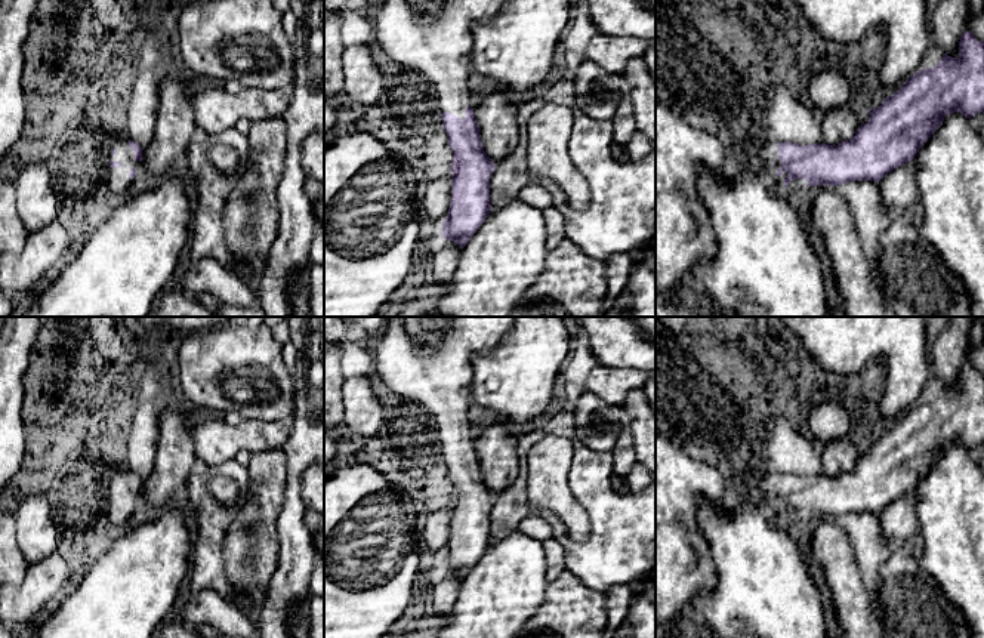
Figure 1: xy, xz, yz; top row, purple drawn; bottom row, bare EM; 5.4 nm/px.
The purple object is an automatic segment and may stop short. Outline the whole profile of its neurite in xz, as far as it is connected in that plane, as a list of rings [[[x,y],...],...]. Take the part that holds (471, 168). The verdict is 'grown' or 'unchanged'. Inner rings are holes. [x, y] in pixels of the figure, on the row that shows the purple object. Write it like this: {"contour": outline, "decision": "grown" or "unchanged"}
{"contour": [[[380,0],[373,15],[376,43],[410,73],[410,77],[431,83],[441,102],[442,124],[453,151],[451,201],[442,222],[442,238],[462,249],[493,210],[490,179],[496,164],[487,157],[479,127],[471,107],[468,78],[472,74],[472,28],[494,16],[508,0]]], "decision": "grown"}

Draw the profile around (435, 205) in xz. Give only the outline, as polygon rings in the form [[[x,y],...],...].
[[[451,170],[428,184],[425,197],[419,201],[420,212],[429,219],[442,225],[447,218],[451,201]]]

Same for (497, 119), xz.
[[[506,90],[487,95],[481,105],[474,108],[479,127],[482,148],[487,157],[497,164],[518,148],[518,113],[509,102]]]

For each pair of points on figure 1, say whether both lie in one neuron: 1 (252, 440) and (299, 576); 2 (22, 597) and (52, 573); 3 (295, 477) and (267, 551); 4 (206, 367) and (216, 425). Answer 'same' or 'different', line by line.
1: different
2: same
3: different
4: different

